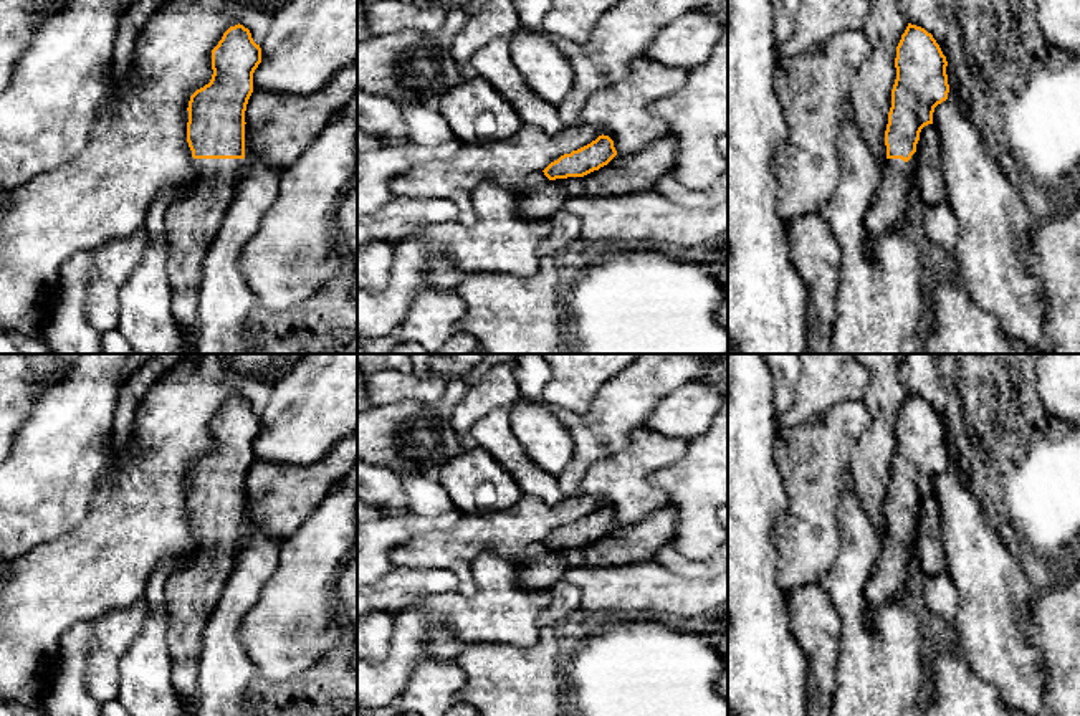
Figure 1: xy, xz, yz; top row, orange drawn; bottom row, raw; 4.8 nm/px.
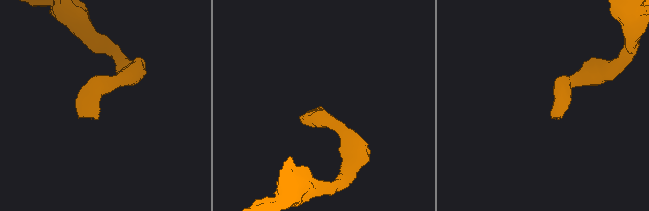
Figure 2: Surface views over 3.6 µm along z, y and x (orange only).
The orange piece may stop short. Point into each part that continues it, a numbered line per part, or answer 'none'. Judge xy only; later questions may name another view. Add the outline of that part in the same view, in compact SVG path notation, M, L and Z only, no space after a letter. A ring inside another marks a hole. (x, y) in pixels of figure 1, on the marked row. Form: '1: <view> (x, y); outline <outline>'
1: xy (192, 222); outline M194 159L198 179L167 212L170 309L194 347L208 248L233 202L245 159Z

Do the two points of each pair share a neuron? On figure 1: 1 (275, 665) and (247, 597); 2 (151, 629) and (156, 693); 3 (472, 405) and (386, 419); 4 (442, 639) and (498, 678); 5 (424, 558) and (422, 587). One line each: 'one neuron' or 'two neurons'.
1: two neurons
2: one neuron
3: two neurons
4: two neurons
5: two neurons

